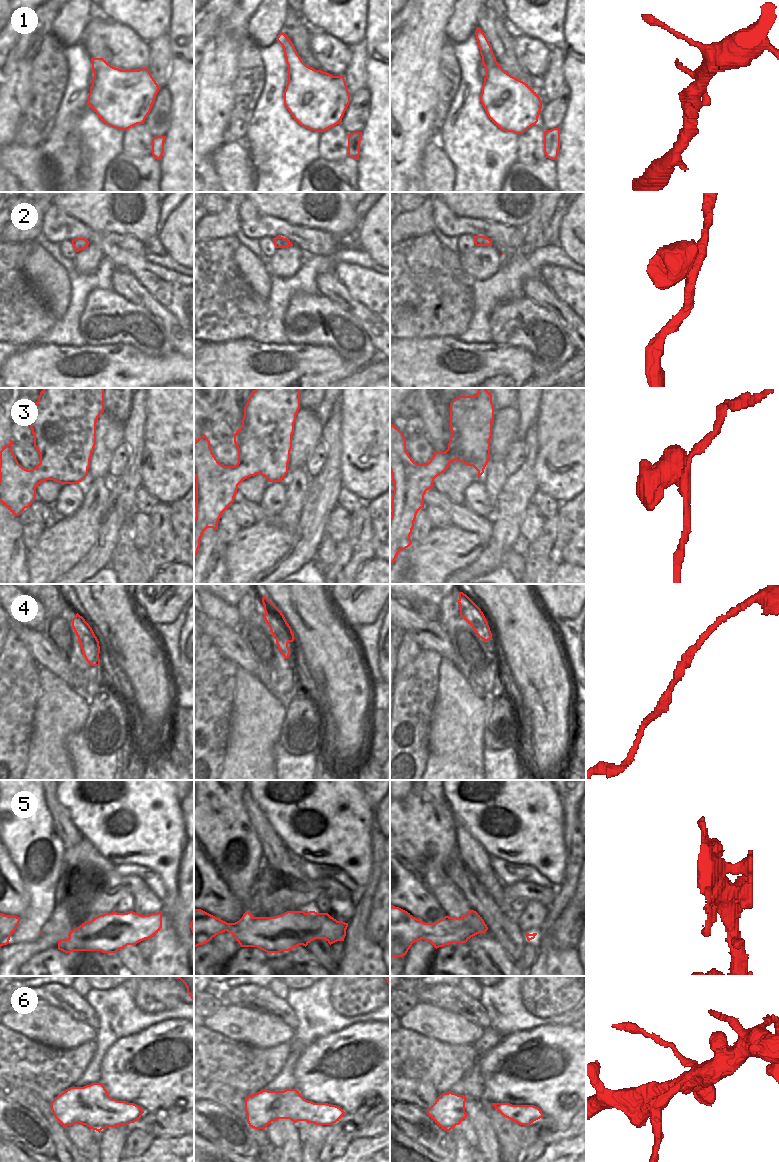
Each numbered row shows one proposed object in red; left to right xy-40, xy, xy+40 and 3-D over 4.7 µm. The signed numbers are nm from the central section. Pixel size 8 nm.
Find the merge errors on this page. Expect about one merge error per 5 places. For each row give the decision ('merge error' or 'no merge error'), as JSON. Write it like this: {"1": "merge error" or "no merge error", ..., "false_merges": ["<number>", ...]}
{"1": "no merge error", "2": "no merge error", "3": "no merge error", "4": "no merge error", "5": "no merge error", "6": "no merge error", "false_merges": []}

